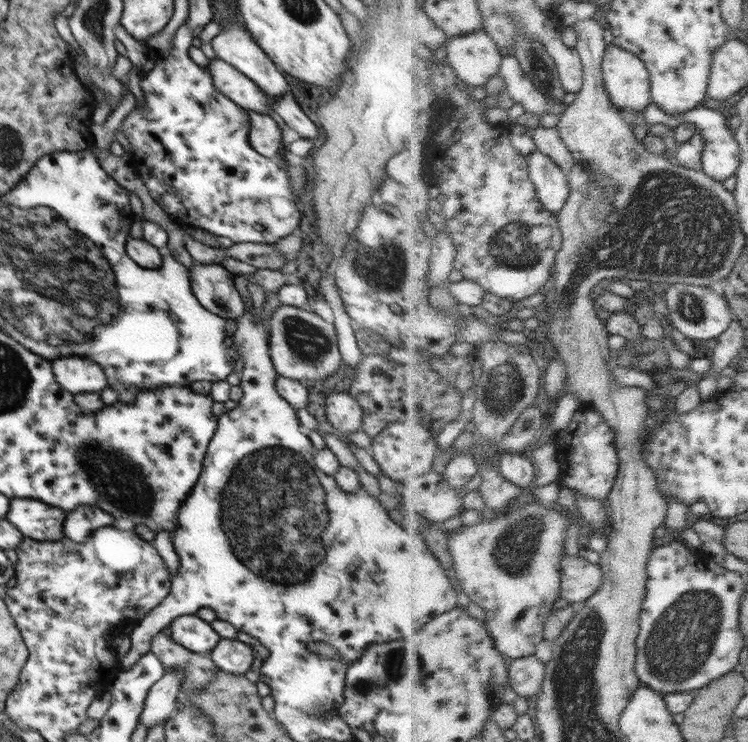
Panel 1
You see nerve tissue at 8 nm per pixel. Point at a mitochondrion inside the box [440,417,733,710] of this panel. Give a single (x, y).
(683, 638)

